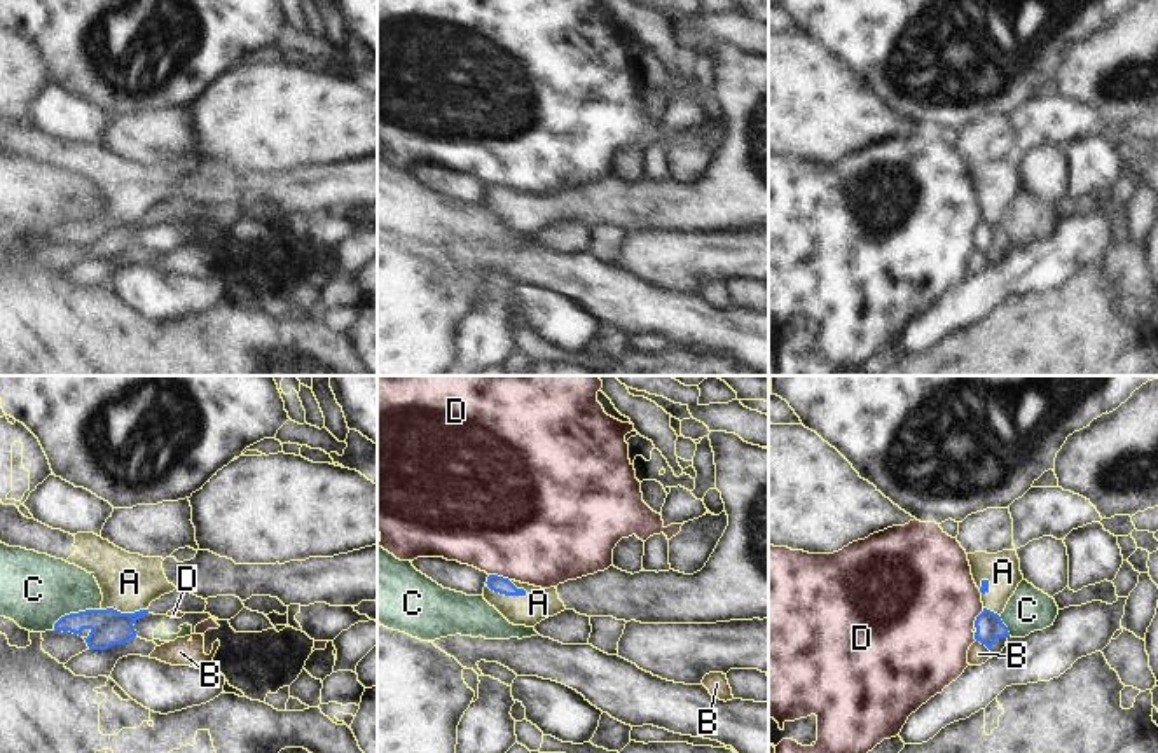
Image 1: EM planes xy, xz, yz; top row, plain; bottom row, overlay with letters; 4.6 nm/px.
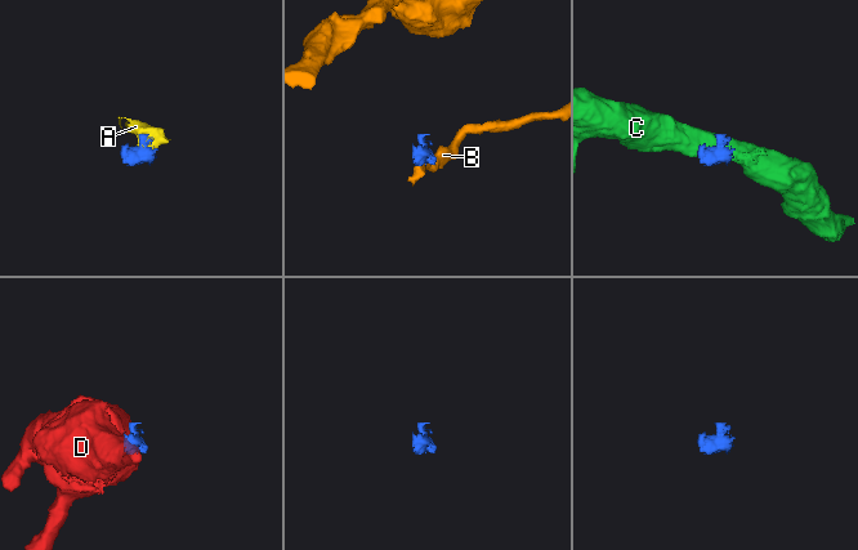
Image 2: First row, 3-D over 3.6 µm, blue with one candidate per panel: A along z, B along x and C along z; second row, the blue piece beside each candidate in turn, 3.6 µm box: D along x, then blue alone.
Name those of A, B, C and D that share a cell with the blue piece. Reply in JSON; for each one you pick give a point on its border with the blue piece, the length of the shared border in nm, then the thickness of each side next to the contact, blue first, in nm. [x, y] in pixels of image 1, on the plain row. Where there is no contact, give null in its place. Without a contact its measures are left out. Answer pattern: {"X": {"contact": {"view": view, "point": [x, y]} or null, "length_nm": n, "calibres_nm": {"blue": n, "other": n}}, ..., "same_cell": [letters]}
{"A": {"contact": {"view": "xz", "point": [505, 203]}, "length_nm": 200, "calibres_nm": {"blue": 80, "other": 150}}, "same_cell": ["A"]}

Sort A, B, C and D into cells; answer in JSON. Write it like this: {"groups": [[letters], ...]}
{"groups": [["A"], ["B"], ["C"], ["D"]]}

